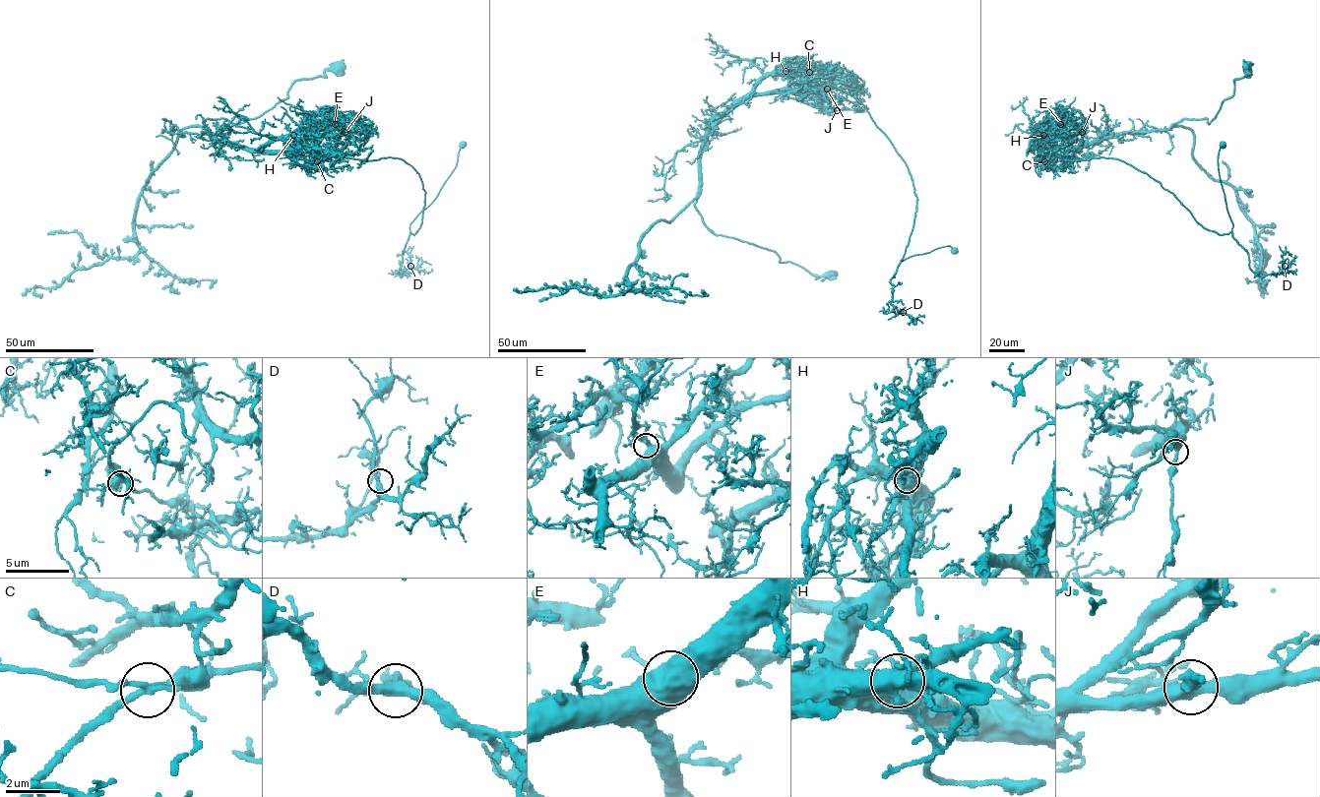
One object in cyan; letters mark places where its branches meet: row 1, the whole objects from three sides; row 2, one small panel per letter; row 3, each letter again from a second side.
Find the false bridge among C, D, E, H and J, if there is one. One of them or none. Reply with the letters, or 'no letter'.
C

